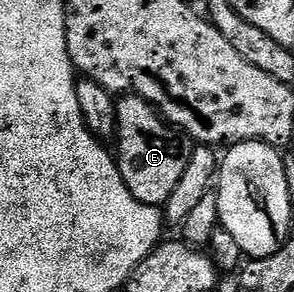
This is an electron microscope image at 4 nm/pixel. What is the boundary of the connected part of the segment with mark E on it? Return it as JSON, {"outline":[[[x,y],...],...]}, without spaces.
{"outline":[[[127,93],[121,96],[116,103],[117,143],[118,151],[116,150],[116,158],[118,168],[120,169],[120,177],[124,177],[124,185],[128,185],[132,197],[136,197],[136,201],[140,201],[144,205],[152,205],[153,207],[165,205],[168,197],[172,197],[172,192],[175,191],[184,169],[188,166],[192,150],[191,140],[183,137],[175,128],[171,127],[159,115],[157,109],[154,108],[154,104],[144,101],[139,95]]]}

